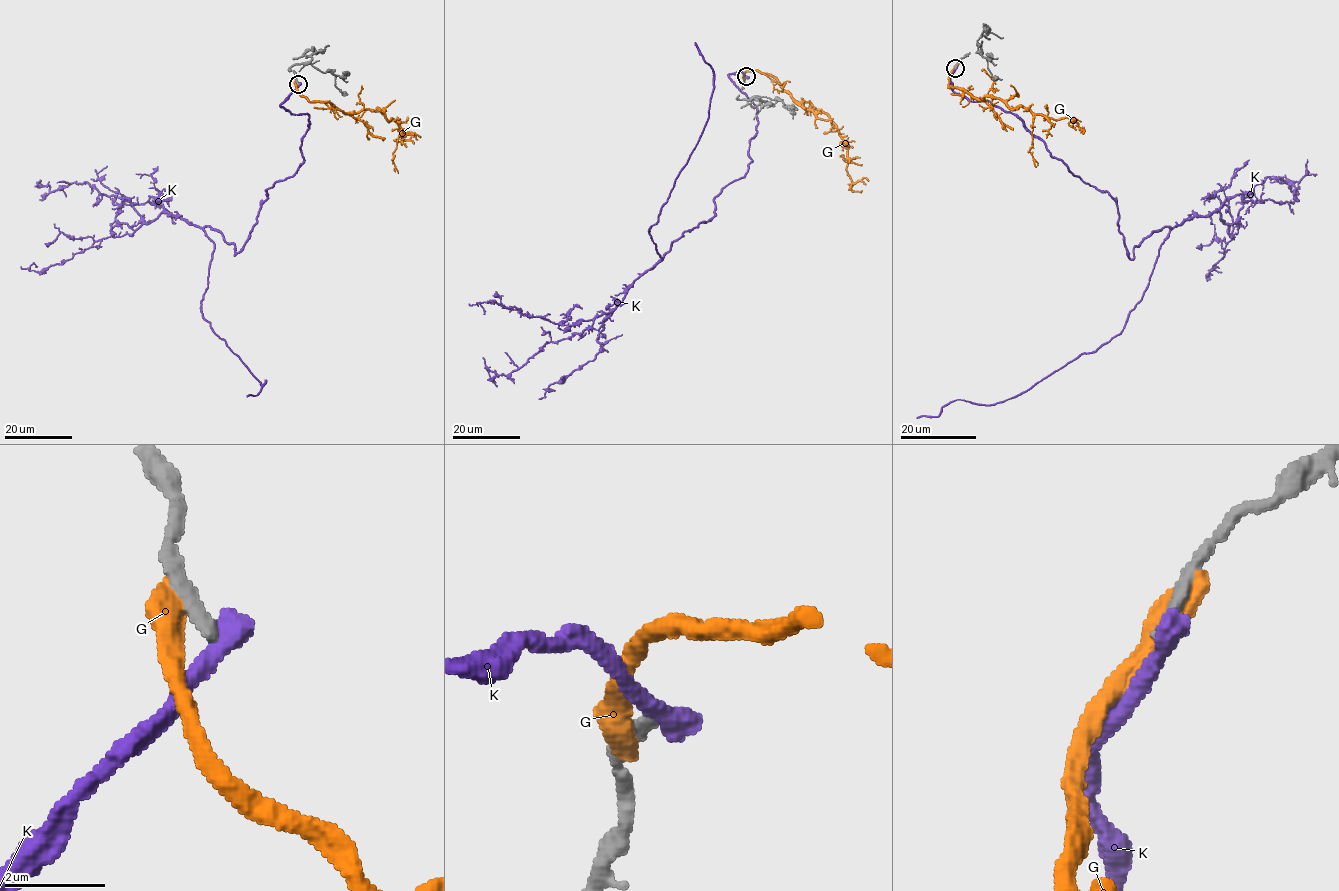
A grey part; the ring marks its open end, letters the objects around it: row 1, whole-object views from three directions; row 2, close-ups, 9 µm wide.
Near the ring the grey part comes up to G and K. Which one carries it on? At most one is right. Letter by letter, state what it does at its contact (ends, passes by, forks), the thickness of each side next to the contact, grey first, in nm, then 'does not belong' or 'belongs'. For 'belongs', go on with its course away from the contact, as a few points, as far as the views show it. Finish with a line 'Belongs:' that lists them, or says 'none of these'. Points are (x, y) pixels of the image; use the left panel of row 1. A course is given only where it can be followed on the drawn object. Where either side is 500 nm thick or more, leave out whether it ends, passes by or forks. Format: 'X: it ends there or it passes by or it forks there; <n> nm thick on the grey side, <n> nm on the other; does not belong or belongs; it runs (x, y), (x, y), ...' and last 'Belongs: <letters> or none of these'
G: 260 nm thick on the grey side, 550 nm on the other; does not belong
K: 280 nm thick on the grey side, 550 nm on the other; does not belong
Belongs: none of these

